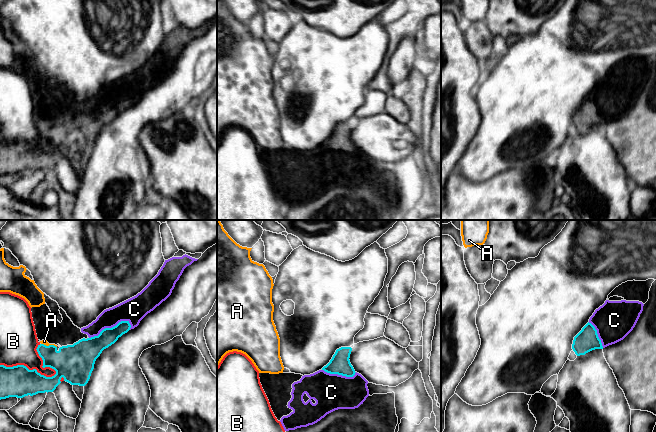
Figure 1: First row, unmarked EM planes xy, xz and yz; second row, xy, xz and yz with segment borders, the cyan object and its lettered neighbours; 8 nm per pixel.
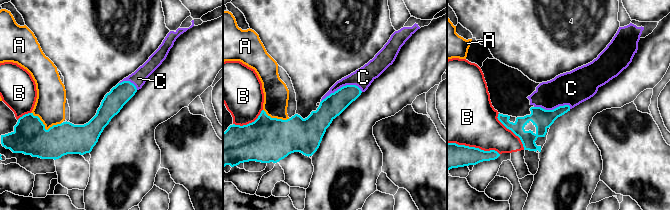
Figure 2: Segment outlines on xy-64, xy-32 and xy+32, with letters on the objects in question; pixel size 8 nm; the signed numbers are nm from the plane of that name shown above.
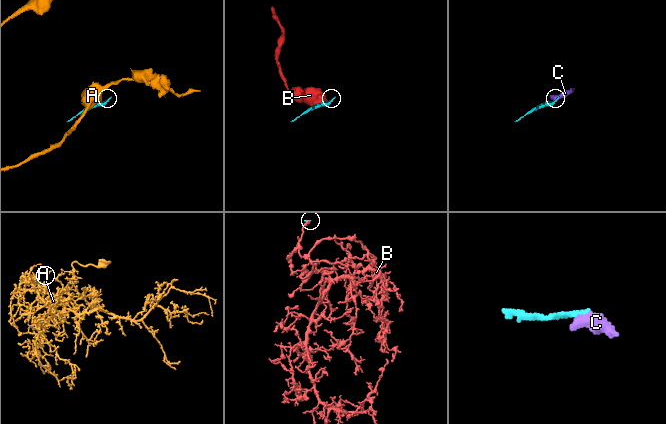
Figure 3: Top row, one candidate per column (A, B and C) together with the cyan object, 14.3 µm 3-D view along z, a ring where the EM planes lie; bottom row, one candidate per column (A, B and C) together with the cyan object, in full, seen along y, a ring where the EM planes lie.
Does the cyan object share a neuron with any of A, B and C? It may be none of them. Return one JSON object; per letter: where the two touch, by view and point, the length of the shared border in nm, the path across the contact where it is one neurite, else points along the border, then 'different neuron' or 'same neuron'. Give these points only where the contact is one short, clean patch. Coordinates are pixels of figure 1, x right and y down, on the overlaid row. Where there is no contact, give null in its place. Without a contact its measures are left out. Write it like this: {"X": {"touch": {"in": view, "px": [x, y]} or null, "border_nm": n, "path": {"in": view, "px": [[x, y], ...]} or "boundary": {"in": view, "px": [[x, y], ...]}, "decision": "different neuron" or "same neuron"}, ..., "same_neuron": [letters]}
{"A": {"touch": {"in": "xy", "px": [49, 345]}, "border_nm": 130, "boundary": {"in": "xy", "px": [[41, 343], [56, 347]]}, "decision": "different neuron"}, "B": {"touch": {"in": "xy", "px": [27, 368]}, "border_nm": 460, "decision": "different neuron"}, "C": {"touch": {"in": "xy", "px": [110, 328]}, "border_nm": 360, "decision": "same neuron"}, "same_neuron": ["C"]}

